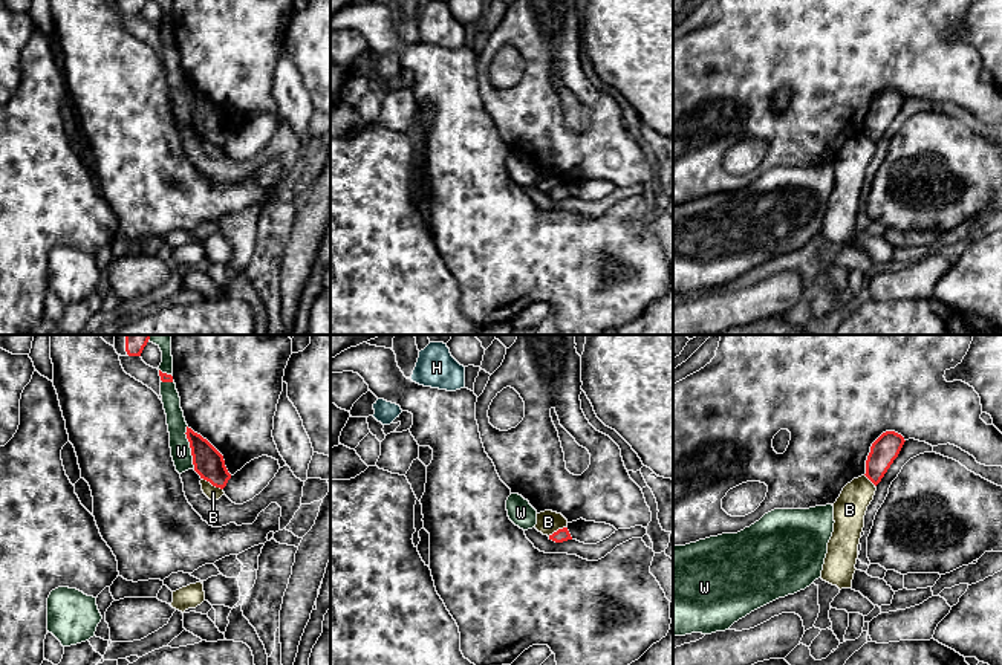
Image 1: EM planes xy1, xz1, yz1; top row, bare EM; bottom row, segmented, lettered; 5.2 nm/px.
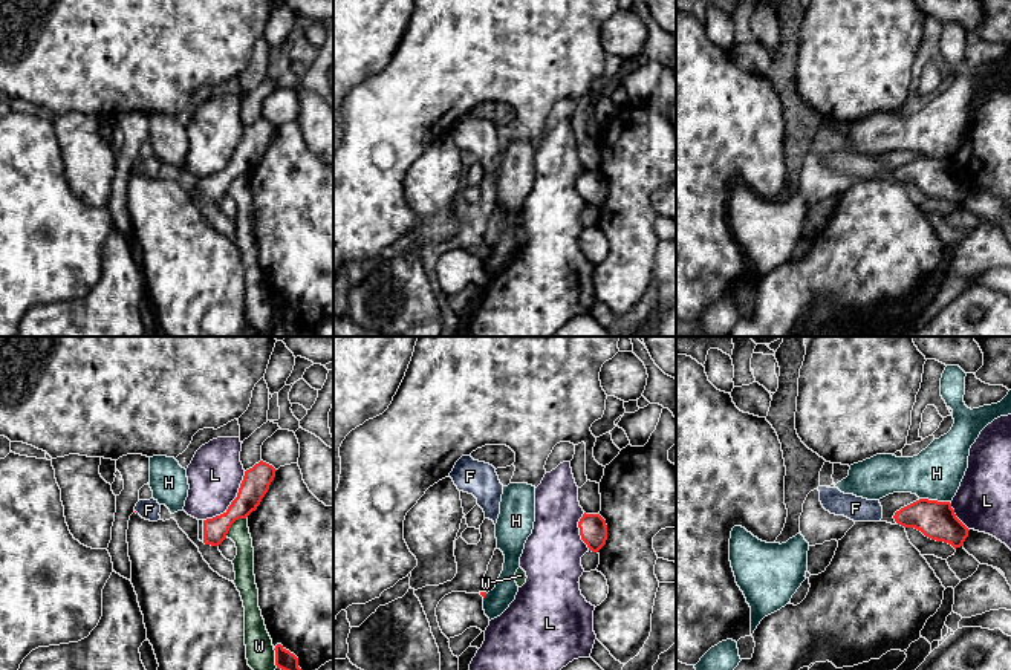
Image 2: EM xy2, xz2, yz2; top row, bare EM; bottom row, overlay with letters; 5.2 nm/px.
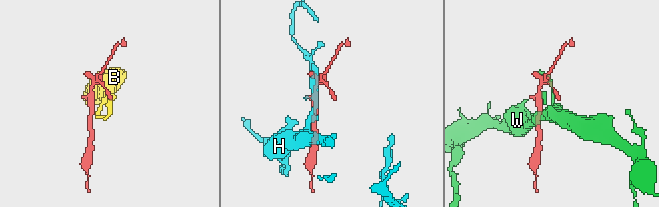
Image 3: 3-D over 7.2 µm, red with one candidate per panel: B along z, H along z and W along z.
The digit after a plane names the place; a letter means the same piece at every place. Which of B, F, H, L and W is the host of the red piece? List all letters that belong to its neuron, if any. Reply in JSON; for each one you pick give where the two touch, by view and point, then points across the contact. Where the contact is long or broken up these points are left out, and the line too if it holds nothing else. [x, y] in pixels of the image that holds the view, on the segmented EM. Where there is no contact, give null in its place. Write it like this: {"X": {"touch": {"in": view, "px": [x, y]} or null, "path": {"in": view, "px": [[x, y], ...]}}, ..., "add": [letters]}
{"F": {"touch": null}, "add": ["F"]}

